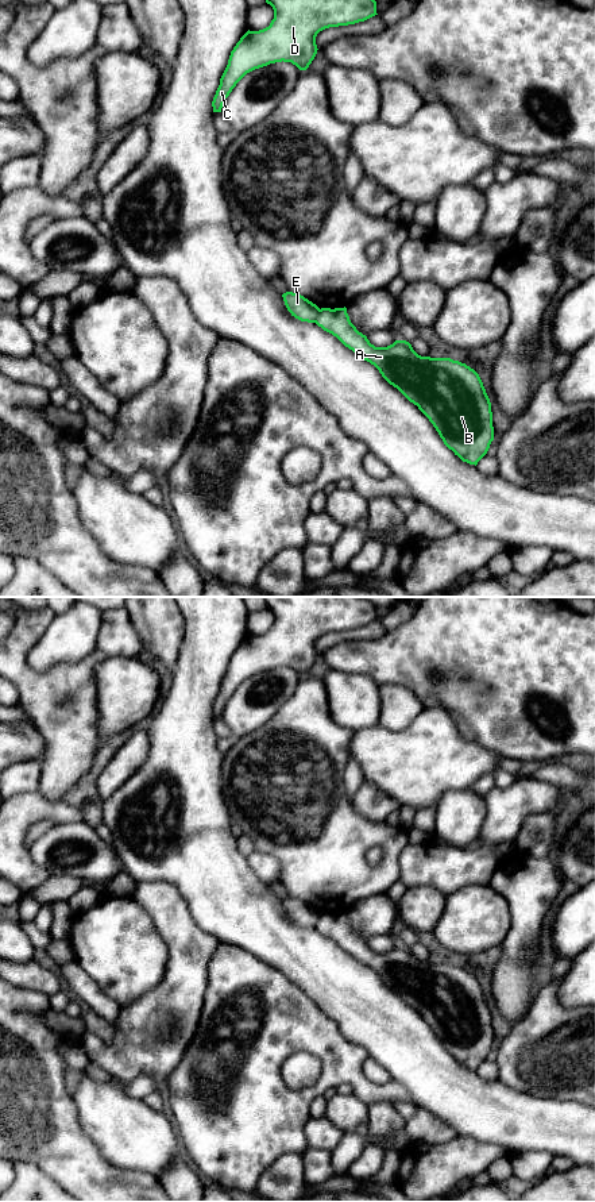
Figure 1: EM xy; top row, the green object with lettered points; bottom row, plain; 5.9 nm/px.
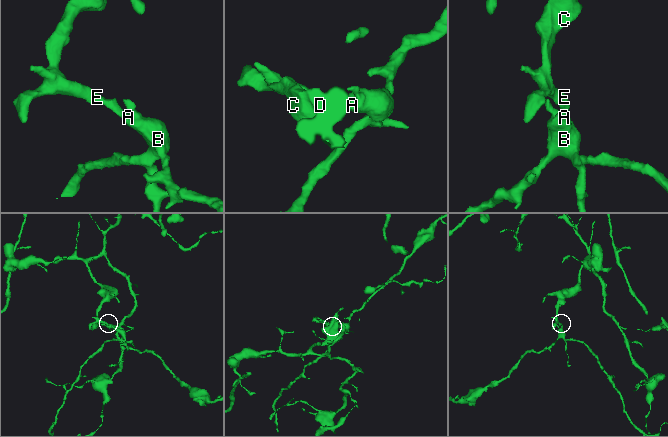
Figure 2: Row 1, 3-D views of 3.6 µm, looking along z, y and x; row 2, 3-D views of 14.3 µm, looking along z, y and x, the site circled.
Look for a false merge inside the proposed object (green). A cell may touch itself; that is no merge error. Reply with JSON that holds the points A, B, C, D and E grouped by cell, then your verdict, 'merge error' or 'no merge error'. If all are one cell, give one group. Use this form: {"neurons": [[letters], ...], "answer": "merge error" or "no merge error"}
{"neurons": [["A", "B"], ["C", "D", "E"]], "answer": "merge error"}

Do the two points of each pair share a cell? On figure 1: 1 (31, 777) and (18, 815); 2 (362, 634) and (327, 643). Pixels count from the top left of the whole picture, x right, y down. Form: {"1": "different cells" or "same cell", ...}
{"1": "different cells", "2": "same cell"}

